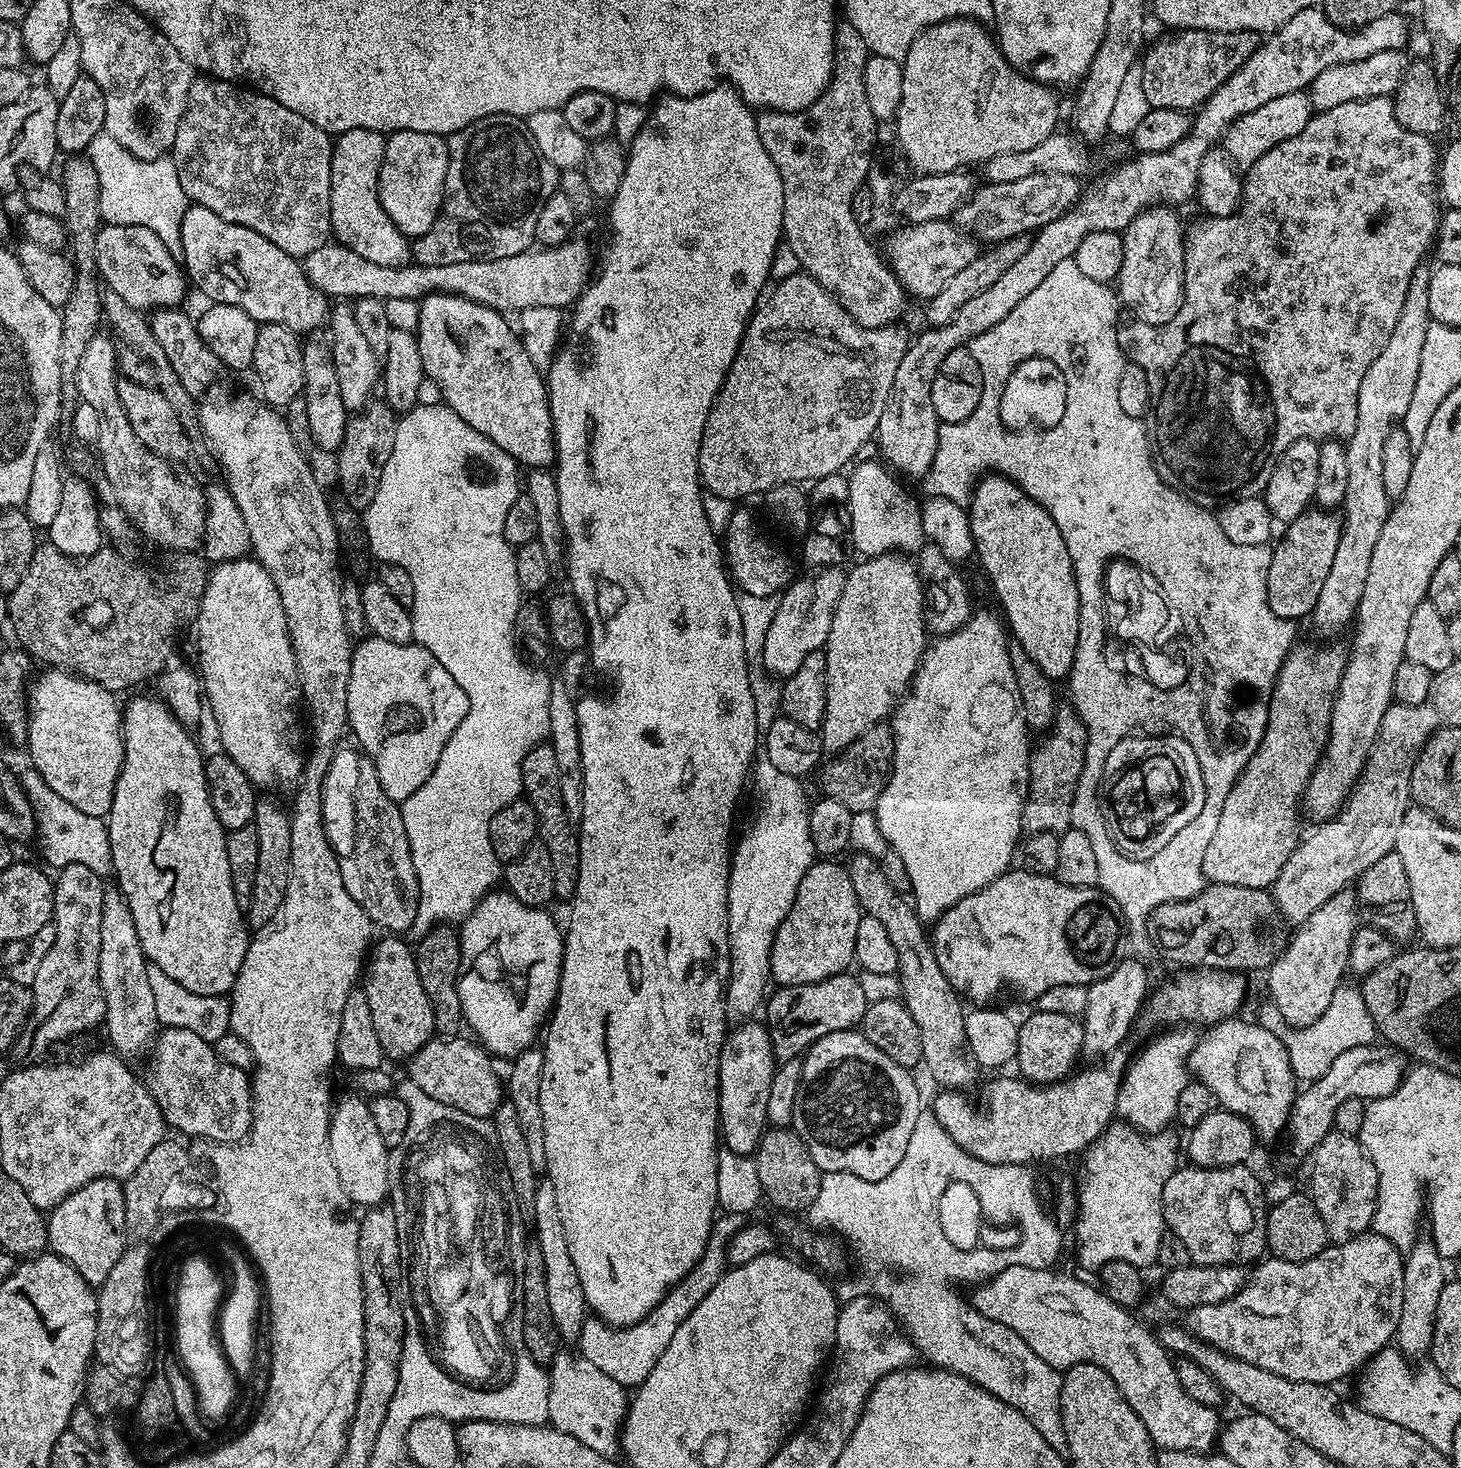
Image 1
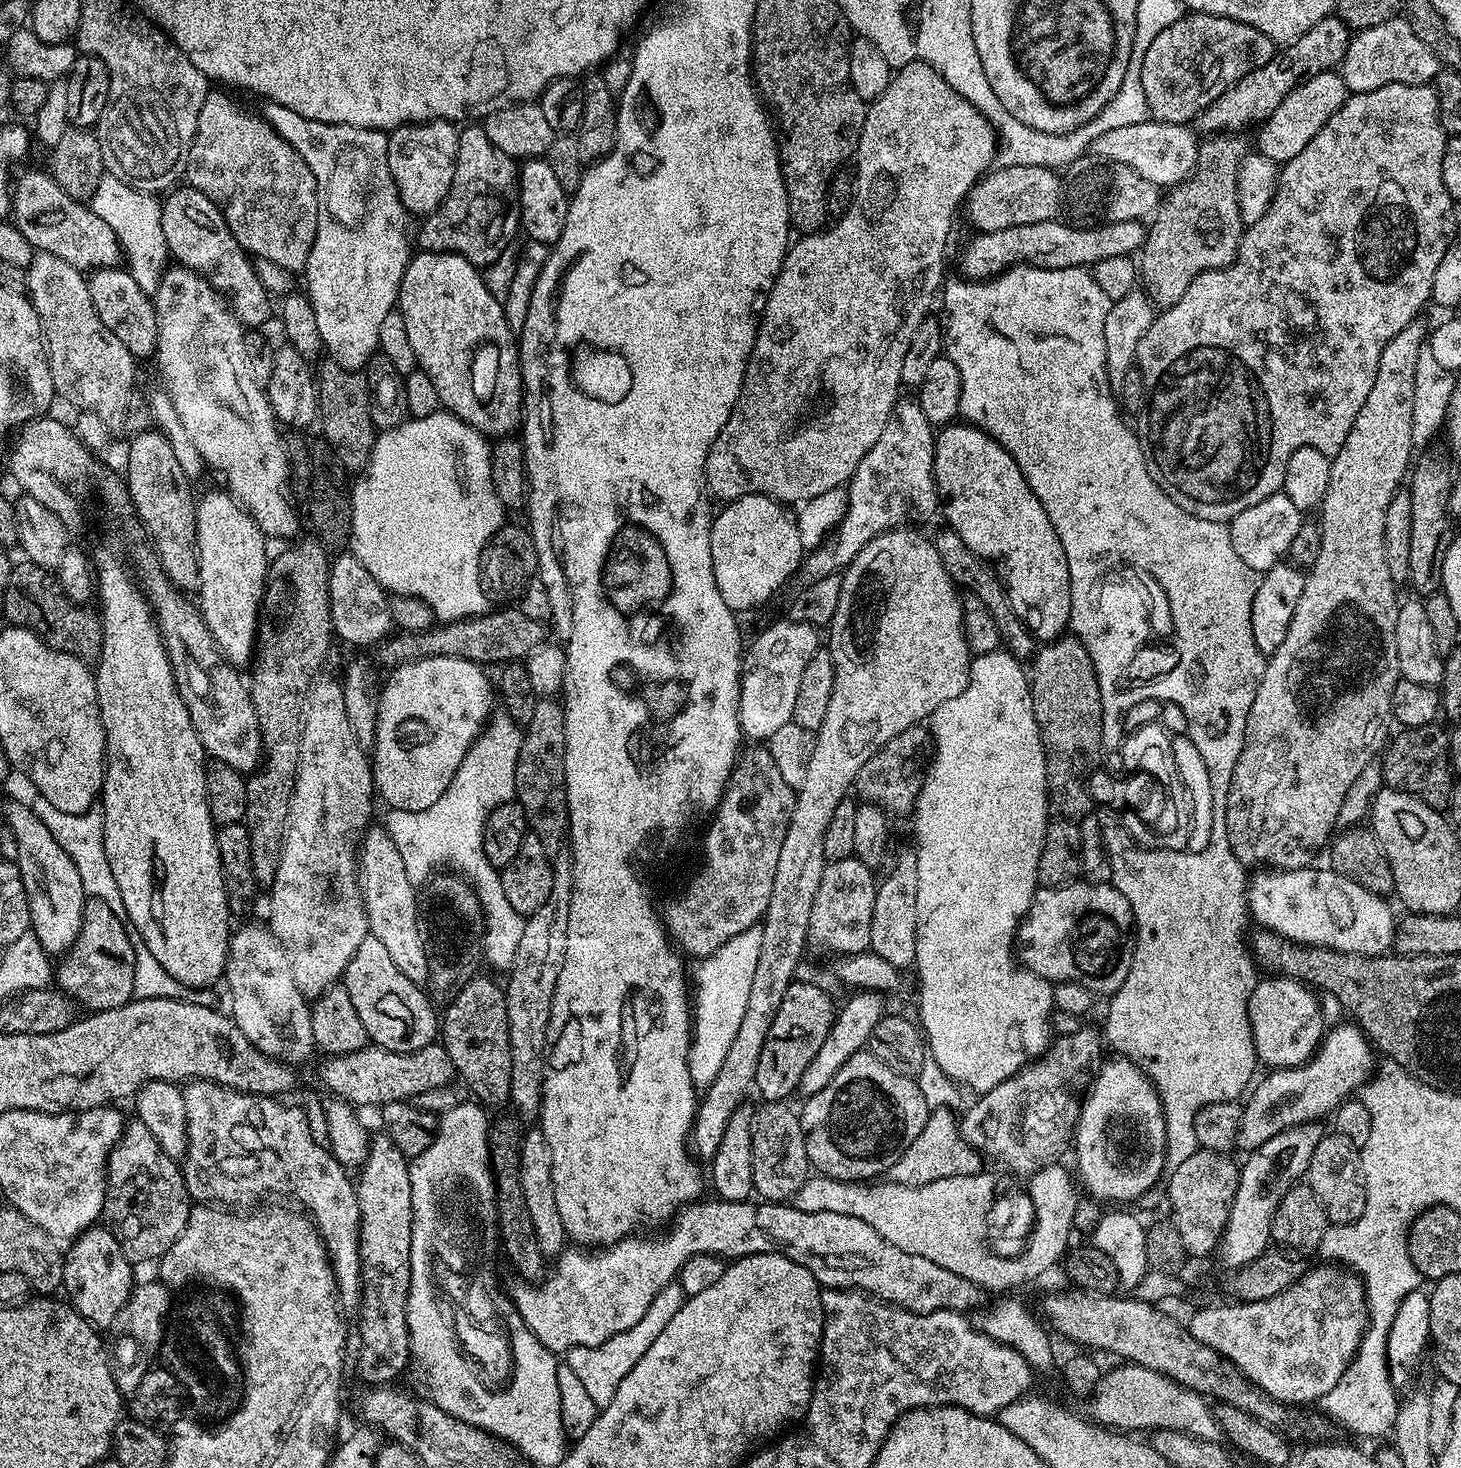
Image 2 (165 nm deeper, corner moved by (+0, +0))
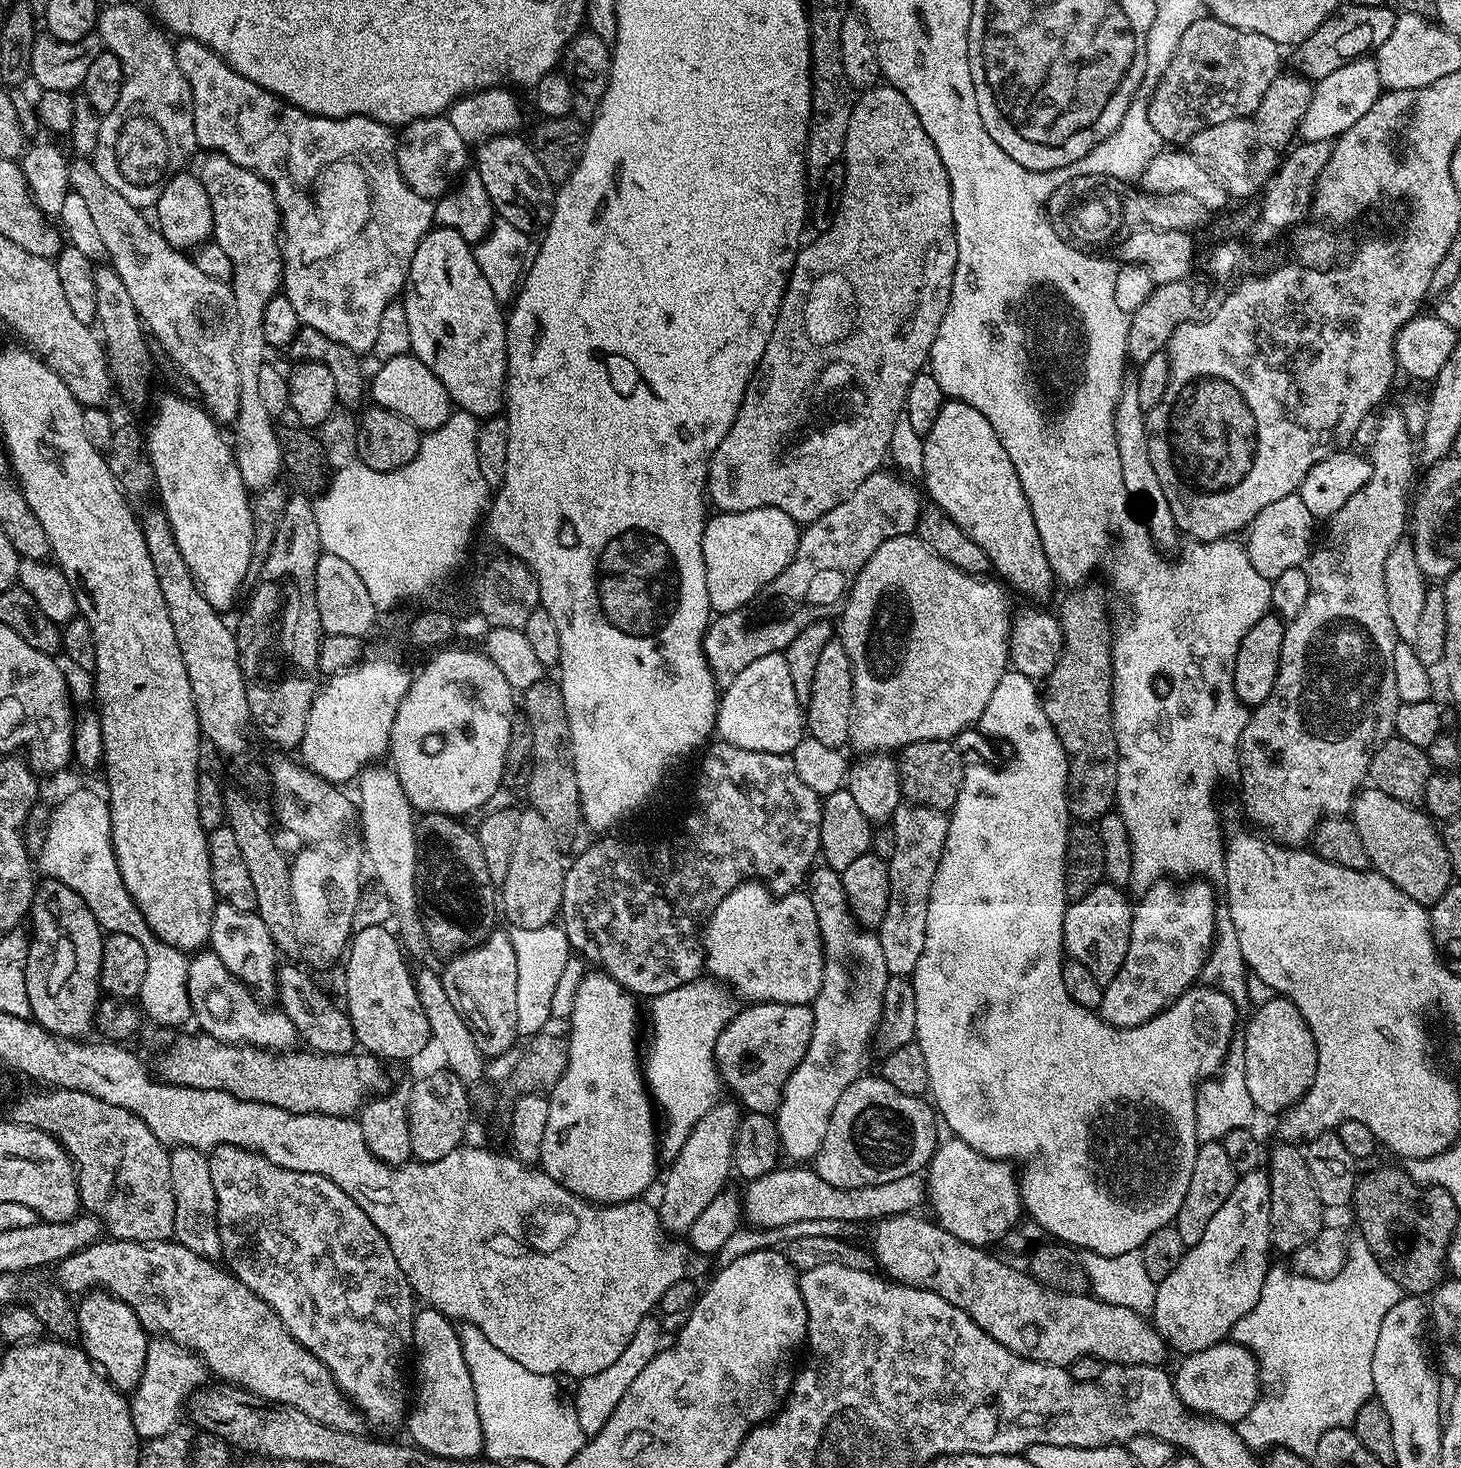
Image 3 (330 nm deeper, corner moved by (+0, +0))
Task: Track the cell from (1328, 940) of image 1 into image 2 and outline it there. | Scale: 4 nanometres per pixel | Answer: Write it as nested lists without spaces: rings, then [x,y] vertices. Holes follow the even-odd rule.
[[[1264,978],[1257,983],[1250,994],[1248,1003],[1248,1021],[1252,1027],[1252,1041],[1256,1047],[1256,1058],[1261,1065],[1269,1064],[1272,1070],[1298,1068],[1312,1059],[1326,1035],[1324,1016],[1320,1013],[1320,1004],[1316,1001],[1317,993],[1309,985],[1295,978]]]

